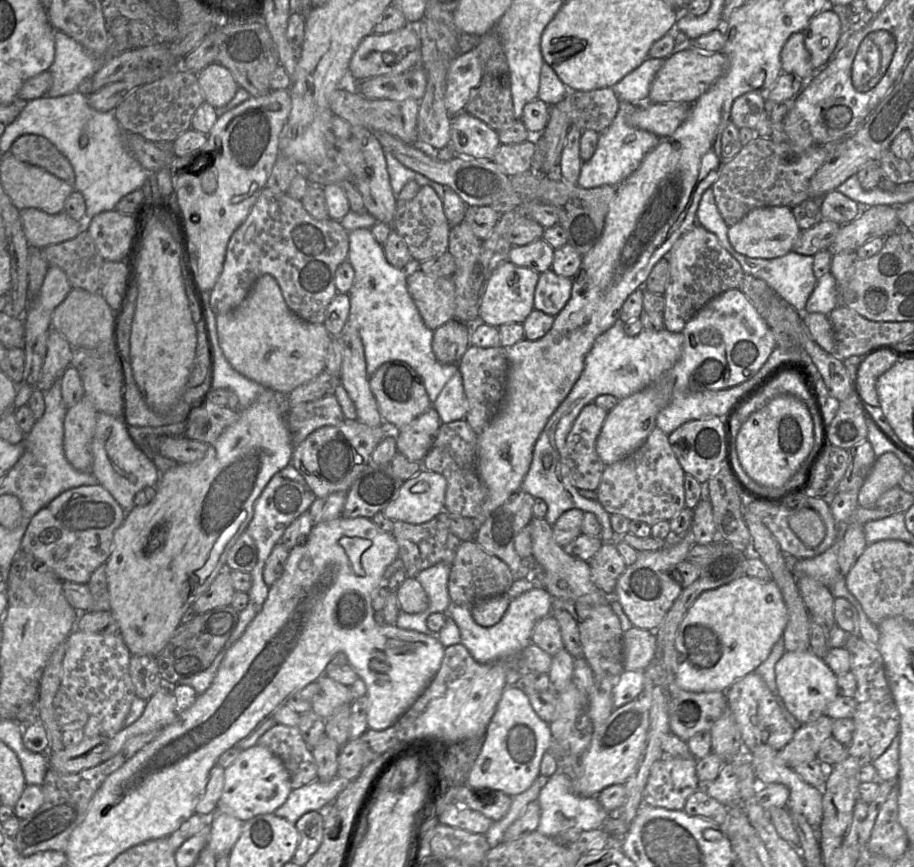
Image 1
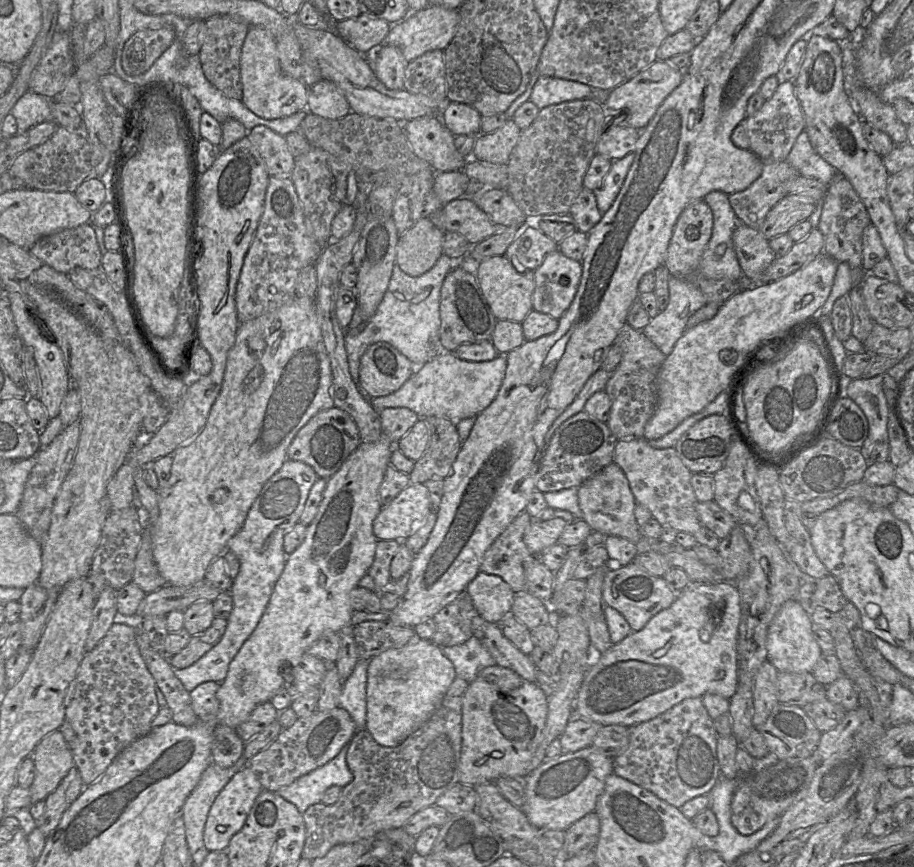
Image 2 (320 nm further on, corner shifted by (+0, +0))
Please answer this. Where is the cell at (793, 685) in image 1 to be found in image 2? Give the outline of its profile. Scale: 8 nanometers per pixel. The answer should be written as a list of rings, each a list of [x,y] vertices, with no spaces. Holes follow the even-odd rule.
[[[796,599],[787,600],[777,612],[768,627],[768,660],[778,672],[812,672],[822,650],[813,633],[813,622],[809,609]]]

